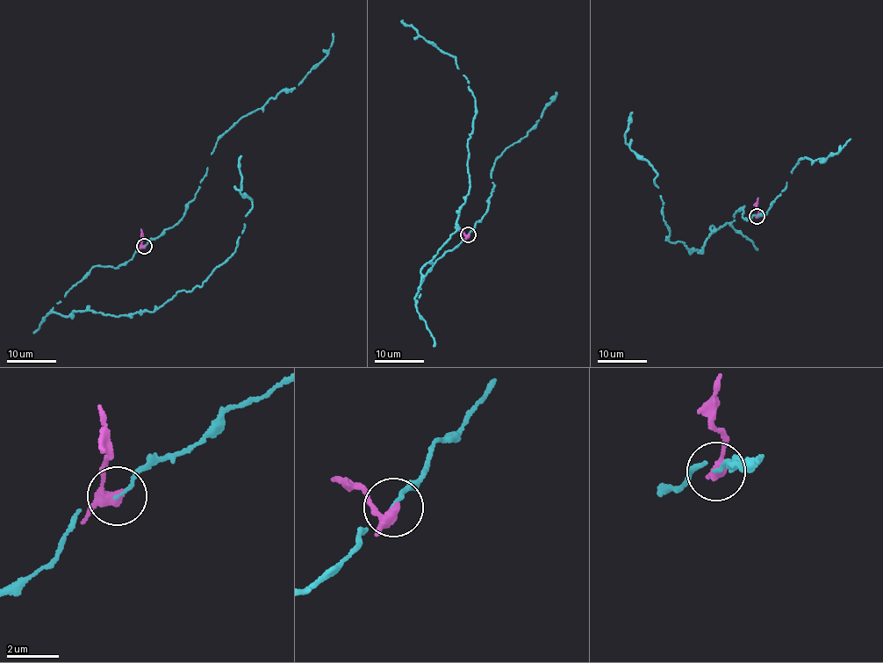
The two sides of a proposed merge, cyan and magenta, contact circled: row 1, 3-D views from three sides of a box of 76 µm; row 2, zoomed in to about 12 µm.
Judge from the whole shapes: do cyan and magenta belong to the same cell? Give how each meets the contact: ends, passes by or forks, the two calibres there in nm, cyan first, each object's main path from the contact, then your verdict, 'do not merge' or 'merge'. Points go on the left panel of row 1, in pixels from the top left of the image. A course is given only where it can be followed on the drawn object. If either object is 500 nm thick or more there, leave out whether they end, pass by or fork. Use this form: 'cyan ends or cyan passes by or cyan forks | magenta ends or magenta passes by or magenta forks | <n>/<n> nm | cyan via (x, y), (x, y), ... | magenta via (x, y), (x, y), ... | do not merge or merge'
cyan passes by | magenta passes by | 80/340 nm | cyan via (144, 246), (90, 269), (51, 311), (126, 316), (202, 285), (252, 205), (241, 155) | magenta via (144, 246), (140, 228) | do not merge

